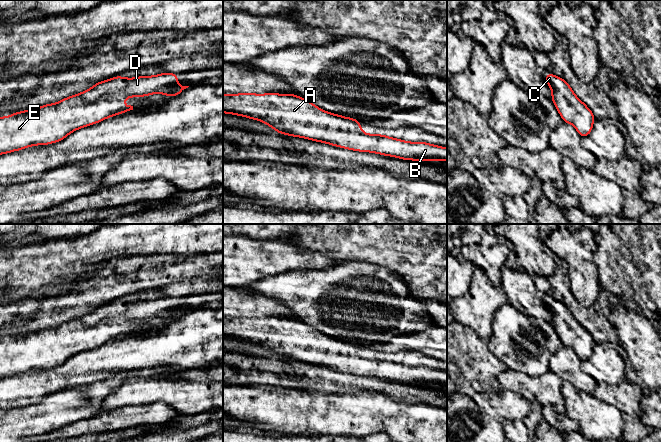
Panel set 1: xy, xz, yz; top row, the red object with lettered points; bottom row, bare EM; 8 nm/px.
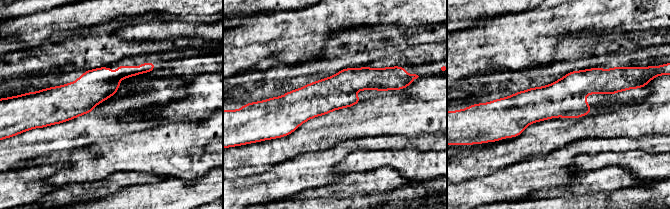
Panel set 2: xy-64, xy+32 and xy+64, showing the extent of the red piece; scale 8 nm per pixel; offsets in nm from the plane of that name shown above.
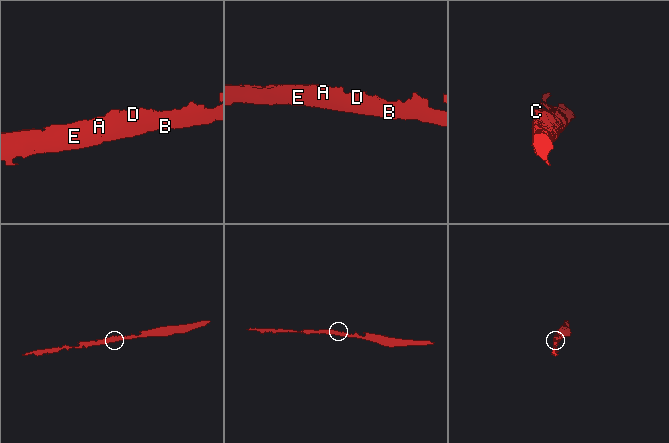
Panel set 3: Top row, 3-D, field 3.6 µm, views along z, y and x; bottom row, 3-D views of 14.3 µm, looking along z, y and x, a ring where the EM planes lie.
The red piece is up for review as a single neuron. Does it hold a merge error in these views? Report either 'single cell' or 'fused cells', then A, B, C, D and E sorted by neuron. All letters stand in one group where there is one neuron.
single cell; A B C D E

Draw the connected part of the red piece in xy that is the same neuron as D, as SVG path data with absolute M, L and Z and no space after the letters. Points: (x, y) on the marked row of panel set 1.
M162 73L135 78L125 78L118 75L109 80L95 83L90 89L64 98L57 103L15 112L8 117L0 116L0 155L23 150L26 147L62 141L75 130L133 110L133 106L122 104L123 100L129 97L144 97L156 93L168 97L178 96L189 86L178 84L177 78L177 73Z

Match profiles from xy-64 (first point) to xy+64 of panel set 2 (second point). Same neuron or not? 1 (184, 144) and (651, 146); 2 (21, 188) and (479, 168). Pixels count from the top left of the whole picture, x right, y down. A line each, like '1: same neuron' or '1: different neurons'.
1: different neurons
2: different neurons

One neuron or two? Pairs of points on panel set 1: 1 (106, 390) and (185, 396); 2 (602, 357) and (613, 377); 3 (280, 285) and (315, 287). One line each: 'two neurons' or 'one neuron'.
1: two neurons
2: one neuron
3: one neuron

